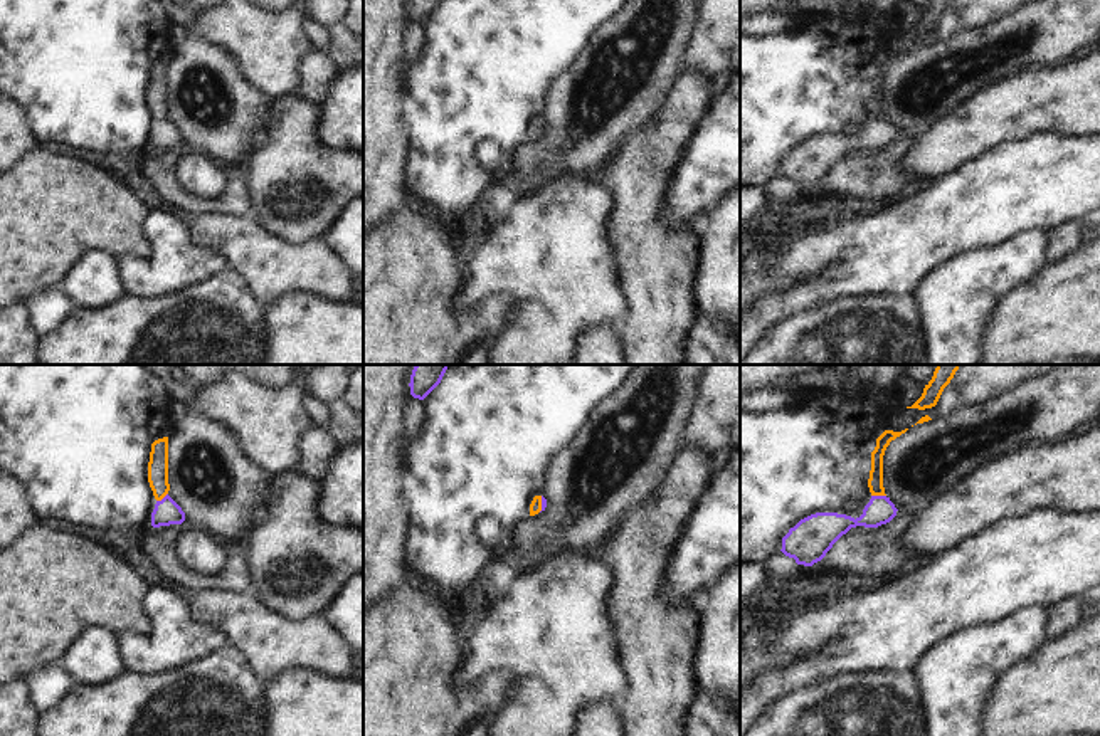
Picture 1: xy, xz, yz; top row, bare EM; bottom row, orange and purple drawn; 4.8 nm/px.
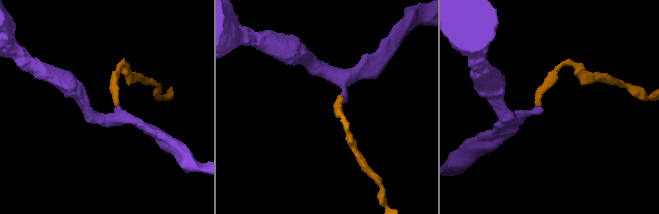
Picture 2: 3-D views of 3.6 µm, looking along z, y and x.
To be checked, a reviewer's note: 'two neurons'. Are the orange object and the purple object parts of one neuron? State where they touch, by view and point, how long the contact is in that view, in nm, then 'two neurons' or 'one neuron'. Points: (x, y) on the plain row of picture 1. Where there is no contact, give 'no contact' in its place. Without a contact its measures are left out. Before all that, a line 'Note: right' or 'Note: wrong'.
Note: wrong
yz (878, 118) | 70 nm | one neuron

